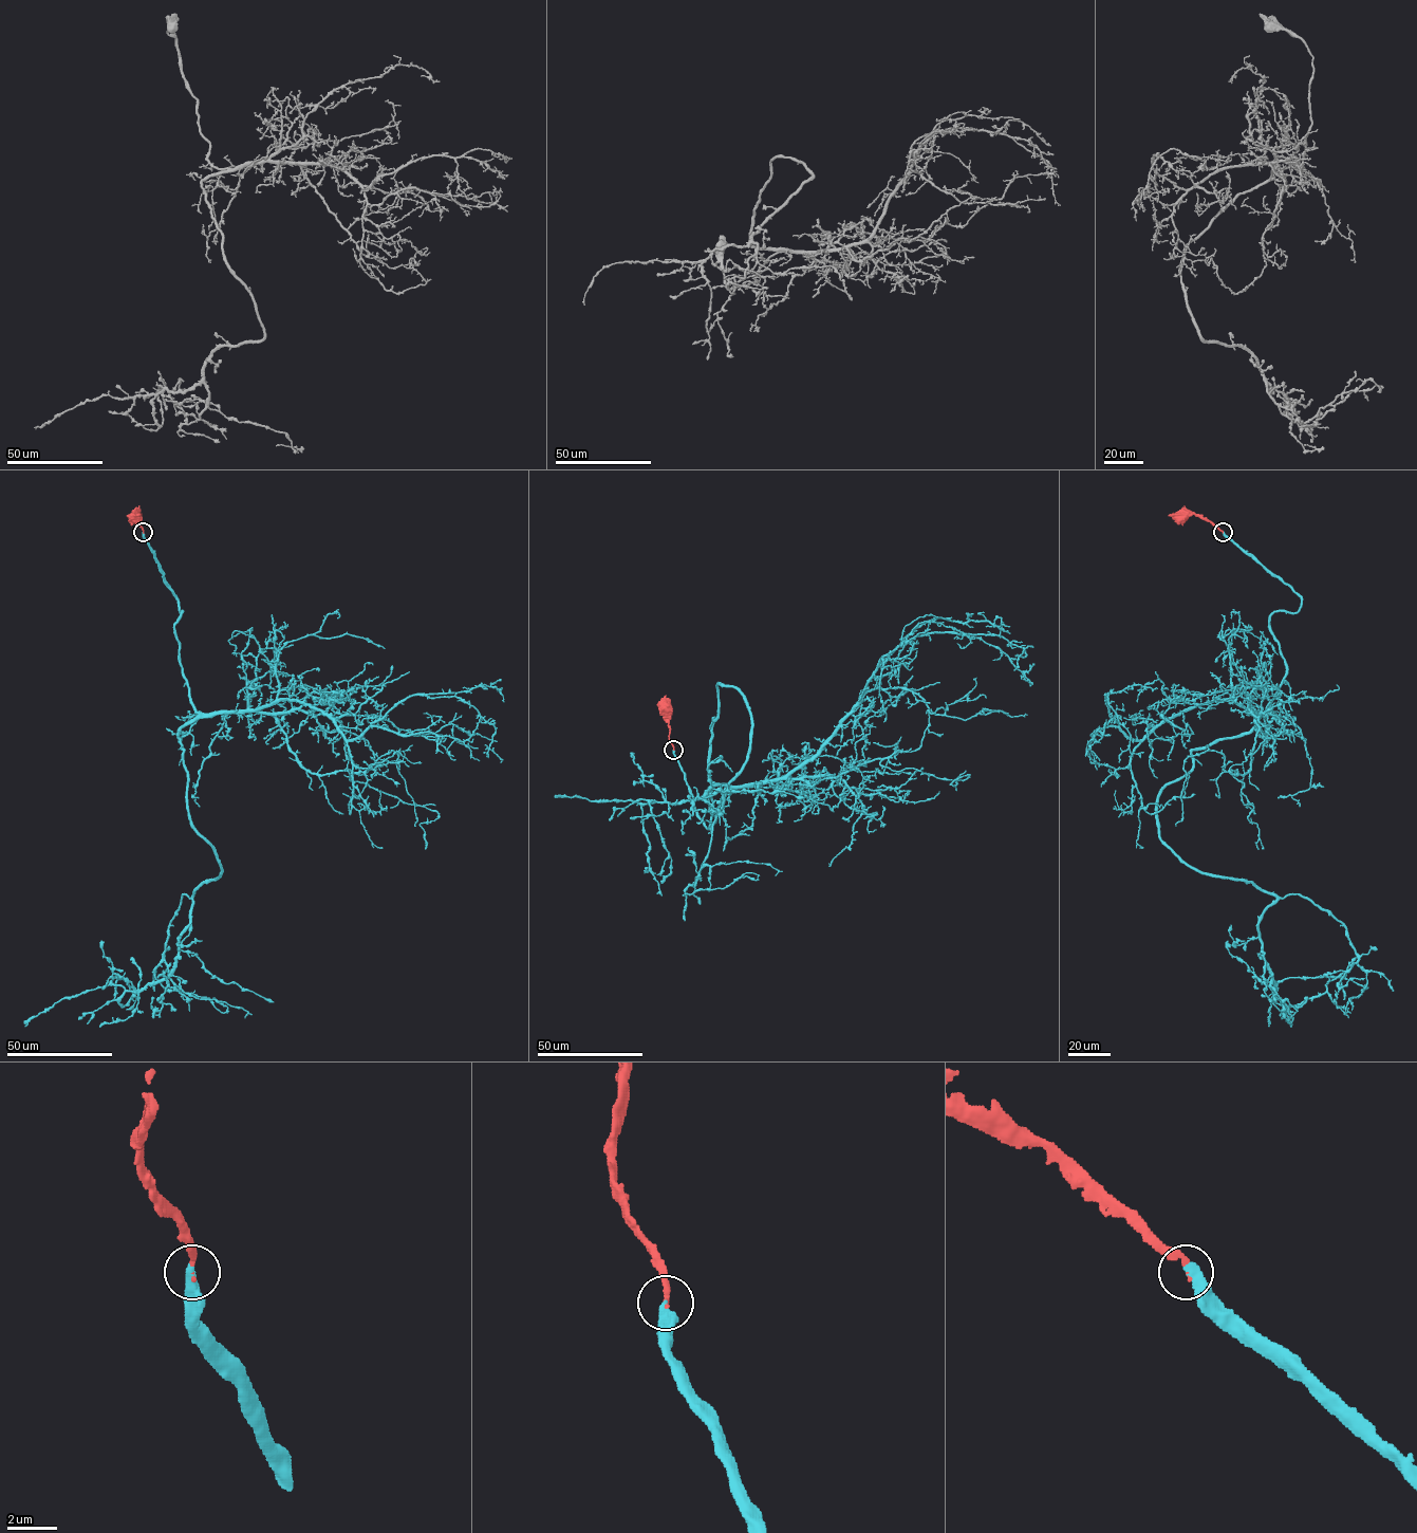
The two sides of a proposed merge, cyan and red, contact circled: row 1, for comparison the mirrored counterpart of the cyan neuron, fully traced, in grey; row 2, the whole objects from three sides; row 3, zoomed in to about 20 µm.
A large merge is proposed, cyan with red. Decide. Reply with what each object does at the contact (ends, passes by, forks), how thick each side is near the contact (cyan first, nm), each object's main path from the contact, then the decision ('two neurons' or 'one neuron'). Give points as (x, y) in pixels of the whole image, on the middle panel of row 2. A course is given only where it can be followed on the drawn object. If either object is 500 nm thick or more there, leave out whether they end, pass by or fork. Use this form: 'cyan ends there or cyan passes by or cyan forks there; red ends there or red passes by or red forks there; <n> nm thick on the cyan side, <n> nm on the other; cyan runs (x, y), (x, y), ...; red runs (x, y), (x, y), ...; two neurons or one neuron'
cyan ends there; red ends there; 480 nm thick on the cyan side, 200 nm on the other; cyan runs (673, 749), (708, 828), (719, 684), (743, 696), (725, 801), (649, 804), (662, 883); red runs (673, 749), (663, 708); one neuron

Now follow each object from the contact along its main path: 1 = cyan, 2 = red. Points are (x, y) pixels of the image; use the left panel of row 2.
1: (143, 532), (201, 714), (178, 731), (188, 816), (221, 871), (169, 974), (122, 1005), (131, 957)
2: (143, 532), (136, 513), (132, 516)

